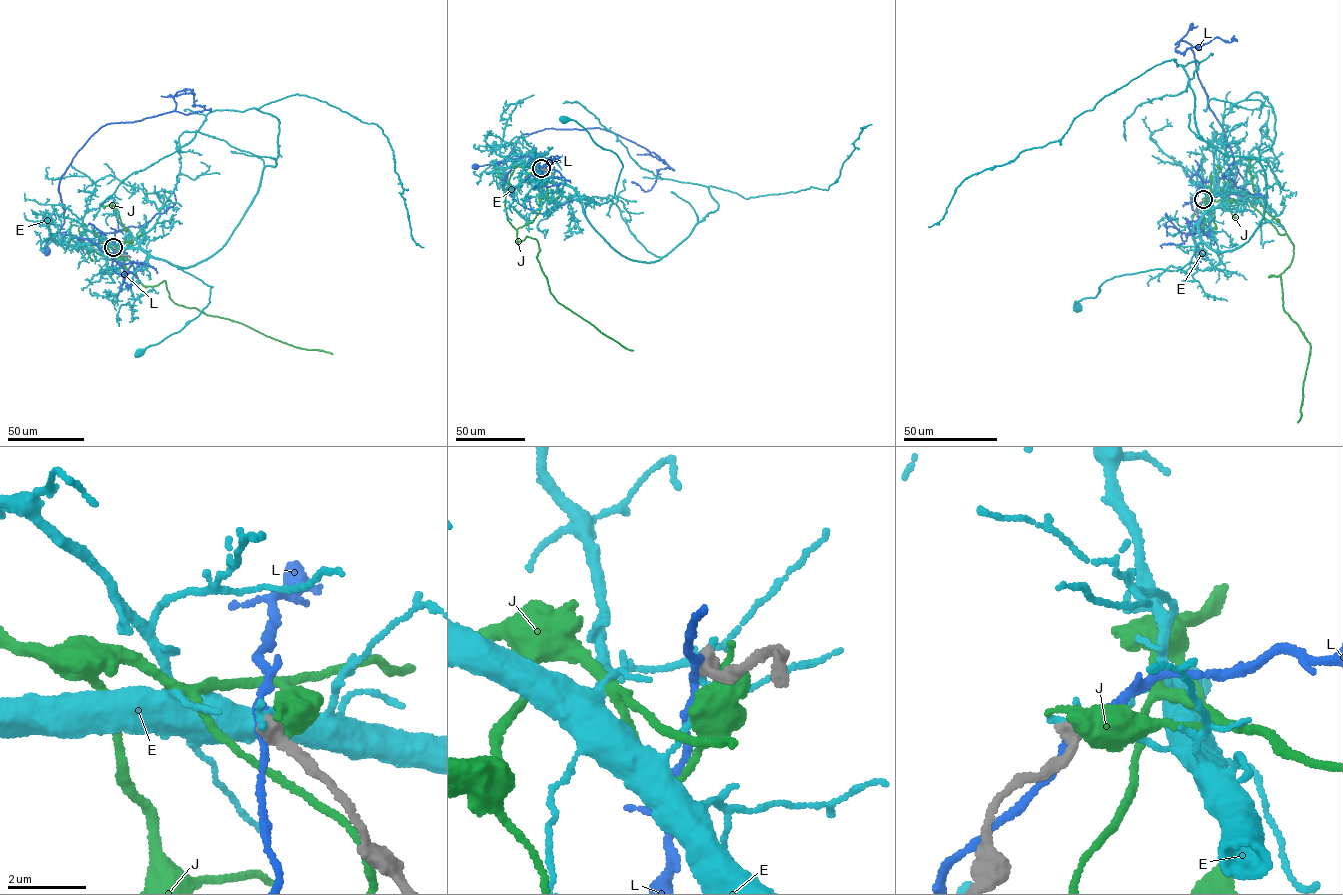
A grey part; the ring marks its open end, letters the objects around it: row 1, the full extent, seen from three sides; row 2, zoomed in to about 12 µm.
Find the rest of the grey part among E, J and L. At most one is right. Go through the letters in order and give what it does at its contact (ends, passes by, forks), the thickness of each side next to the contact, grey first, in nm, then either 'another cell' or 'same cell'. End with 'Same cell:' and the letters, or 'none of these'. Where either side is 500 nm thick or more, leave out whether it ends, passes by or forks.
E: it ends there; 400 nm thick on the grey side, 160 nm on the other; another cell
J: 400 nm thick on the grey side, 700 nm on the other; another cell
L: it forks there; 400 nm thick on the grey side, 160 nm on the other; another cell
Same cell: none of these

